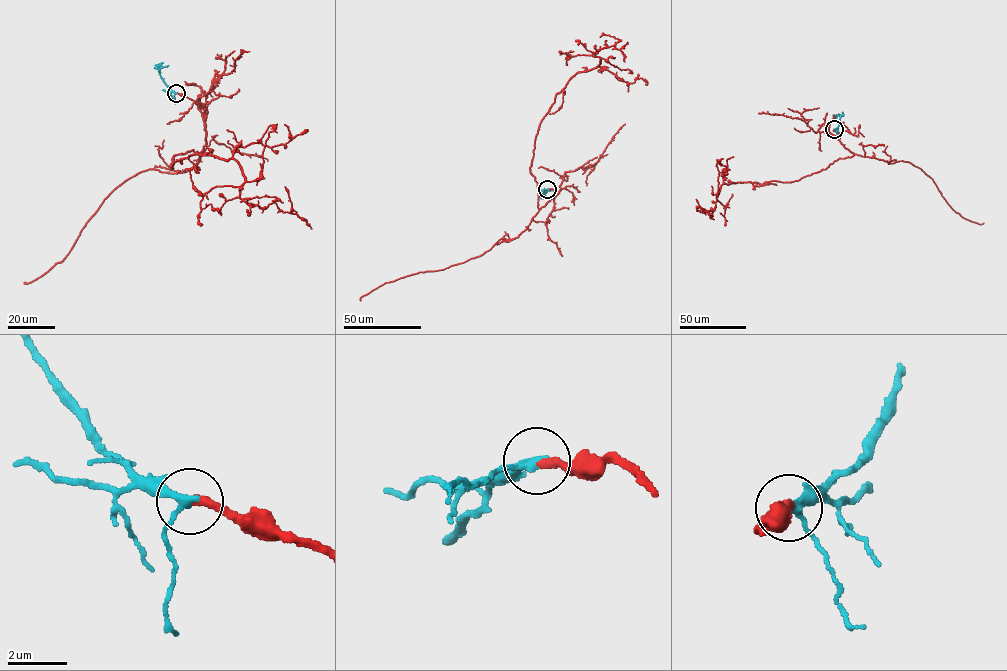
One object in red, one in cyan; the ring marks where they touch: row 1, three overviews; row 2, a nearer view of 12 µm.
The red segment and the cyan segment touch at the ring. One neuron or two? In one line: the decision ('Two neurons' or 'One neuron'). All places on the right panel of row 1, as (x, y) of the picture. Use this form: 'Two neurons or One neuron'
One neuron

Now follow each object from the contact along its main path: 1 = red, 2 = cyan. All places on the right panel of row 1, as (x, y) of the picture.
1: (834, 129), (851, 157), (791, 182), (723, 184), (712, 211), (701, 209), (696, 199)
2: (834, 129), (840, 117), (833, 115)

